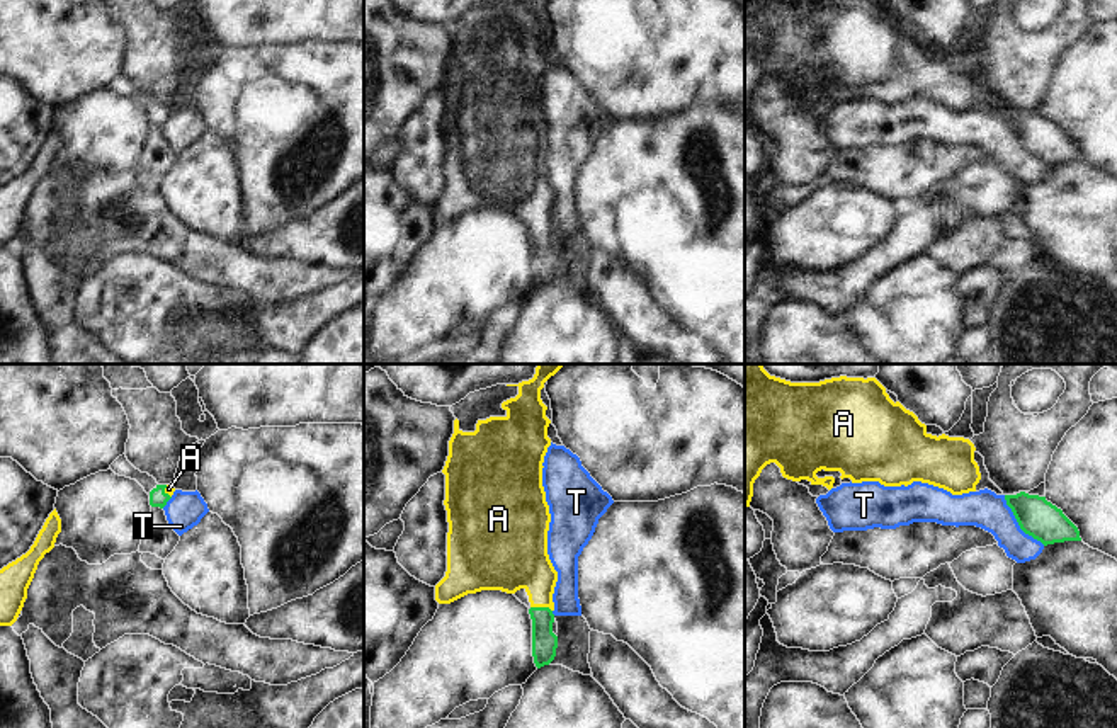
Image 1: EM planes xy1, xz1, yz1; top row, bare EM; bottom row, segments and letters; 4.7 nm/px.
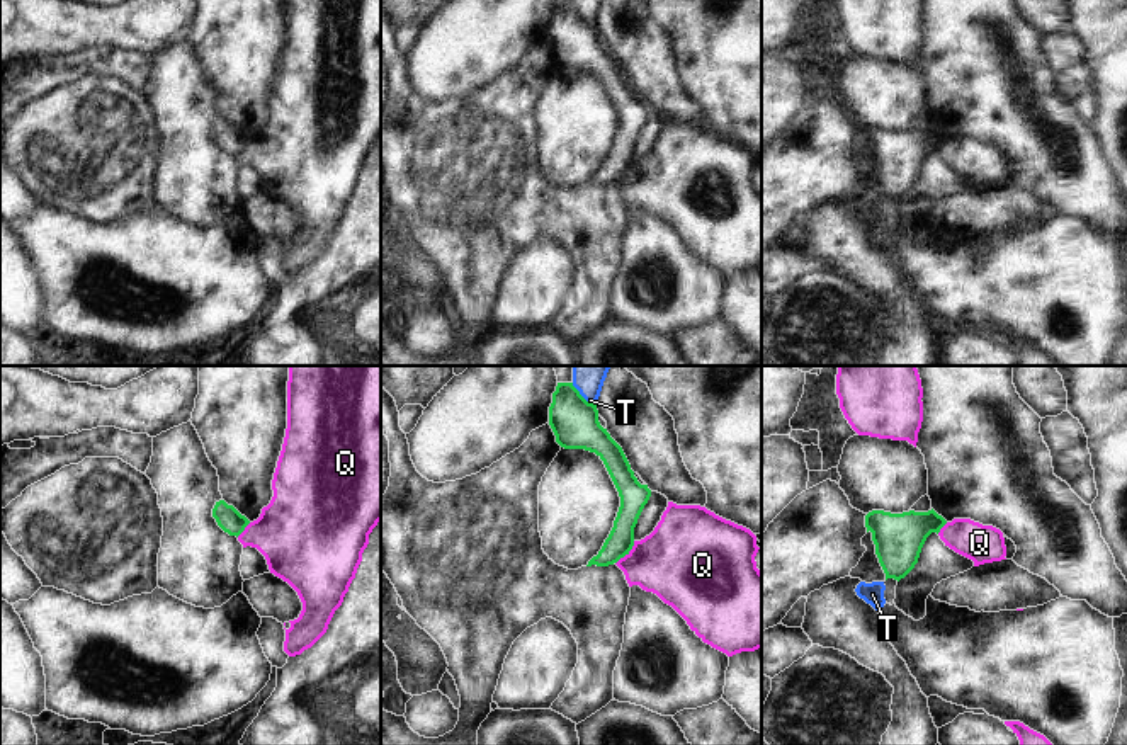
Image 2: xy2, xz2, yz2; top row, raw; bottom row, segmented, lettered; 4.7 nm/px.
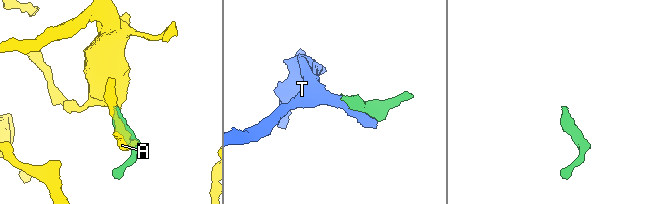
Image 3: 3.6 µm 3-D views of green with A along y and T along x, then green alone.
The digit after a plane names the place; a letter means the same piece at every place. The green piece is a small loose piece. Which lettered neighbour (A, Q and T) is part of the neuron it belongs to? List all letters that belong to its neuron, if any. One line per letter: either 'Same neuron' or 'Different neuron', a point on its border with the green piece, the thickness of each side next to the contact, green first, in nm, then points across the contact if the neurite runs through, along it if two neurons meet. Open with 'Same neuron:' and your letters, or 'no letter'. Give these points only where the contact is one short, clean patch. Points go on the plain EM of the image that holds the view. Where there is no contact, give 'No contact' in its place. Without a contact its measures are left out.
Same neuron: A
A: Same neuron. Touches green at xz1 (541, 227). Thickness 120 nm (green) against 280 nm. Path across: xz1 (544, 261), (541, 227), (539, 199), (519, 179)
Q: Different neuron. Touches green at xz2 (626, 172). Thickness 130 nm (green) against 360 nm. Boundary: xz2 (634, 160), (616, 182)
T: Different neuron. Touches green at yz1 (1019, 143). Thickness 190 nm (green) against 180 nm.

